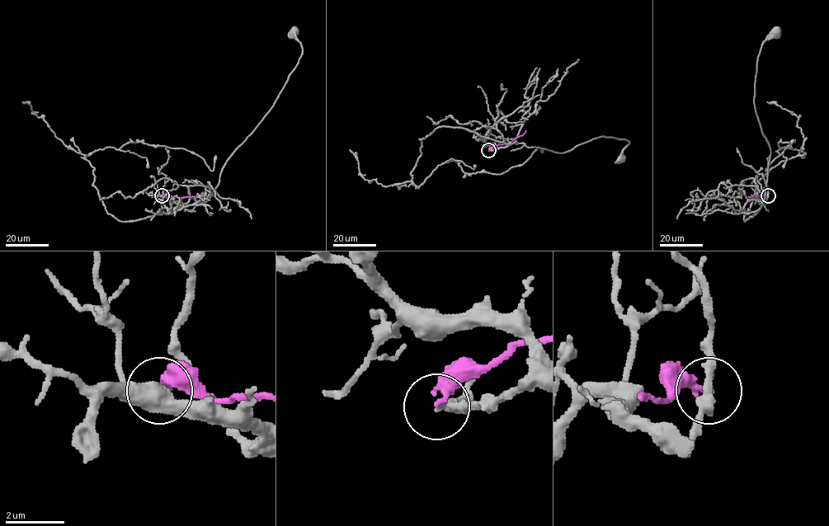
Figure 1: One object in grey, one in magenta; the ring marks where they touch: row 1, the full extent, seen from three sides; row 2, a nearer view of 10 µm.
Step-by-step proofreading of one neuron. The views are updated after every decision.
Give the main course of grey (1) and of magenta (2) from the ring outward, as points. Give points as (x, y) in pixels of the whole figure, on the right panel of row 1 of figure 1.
1: (768, 195), (762, 204), (770, 147), (754, 95), (761, 44), (778, 32)
2: (768, 195), (761, 198), (748, 196)

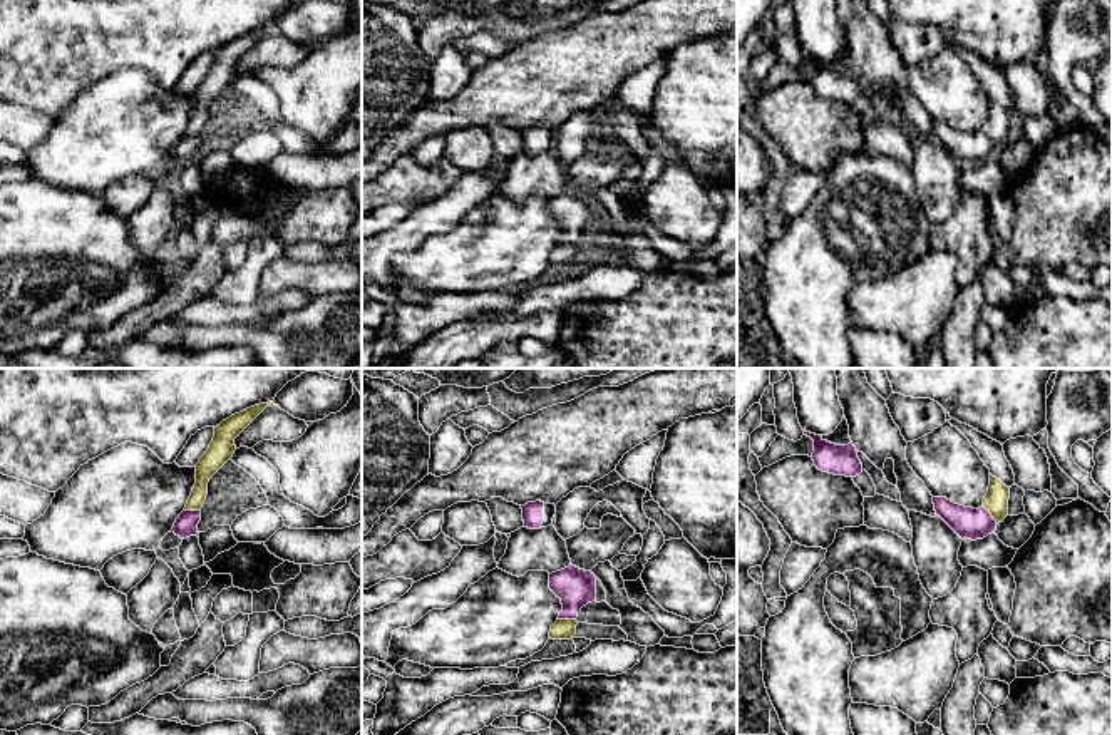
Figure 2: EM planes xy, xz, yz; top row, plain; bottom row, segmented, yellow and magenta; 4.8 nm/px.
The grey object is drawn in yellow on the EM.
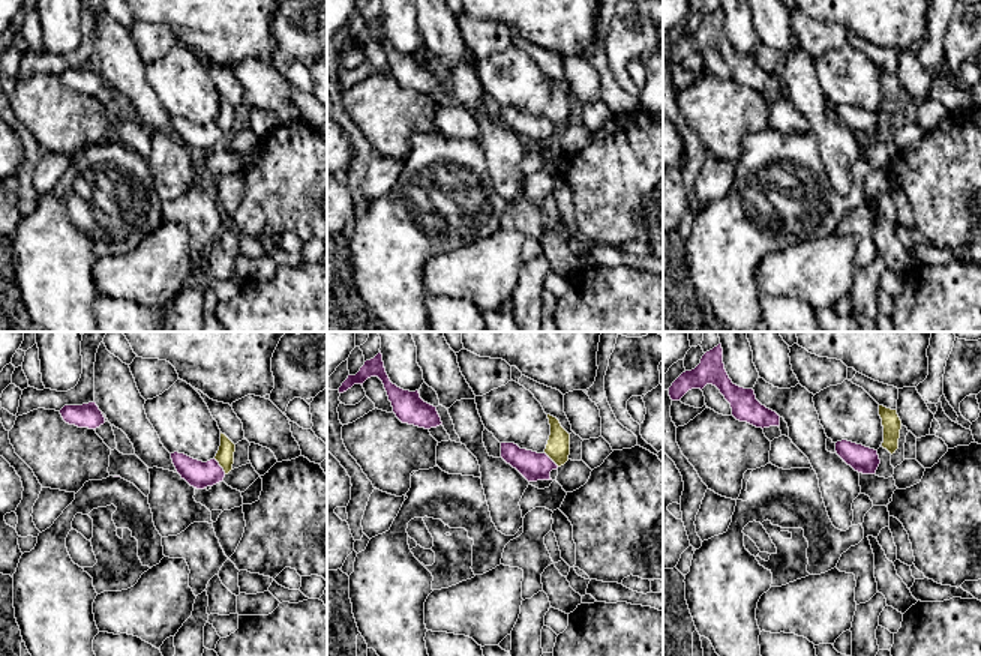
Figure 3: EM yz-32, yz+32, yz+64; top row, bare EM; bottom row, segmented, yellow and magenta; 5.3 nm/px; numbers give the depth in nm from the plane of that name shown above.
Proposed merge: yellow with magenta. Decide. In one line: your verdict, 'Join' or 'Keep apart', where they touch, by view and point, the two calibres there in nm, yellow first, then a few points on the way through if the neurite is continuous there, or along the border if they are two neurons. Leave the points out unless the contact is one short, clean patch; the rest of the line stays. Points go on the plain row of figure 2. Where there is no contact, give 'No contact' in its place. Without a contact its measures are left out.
Keep apart. Touches yellow at xz (566, 245). Thickness 100 nm (yellow) against 180 nm. Boundary: xz (558, 243), (575, 245)

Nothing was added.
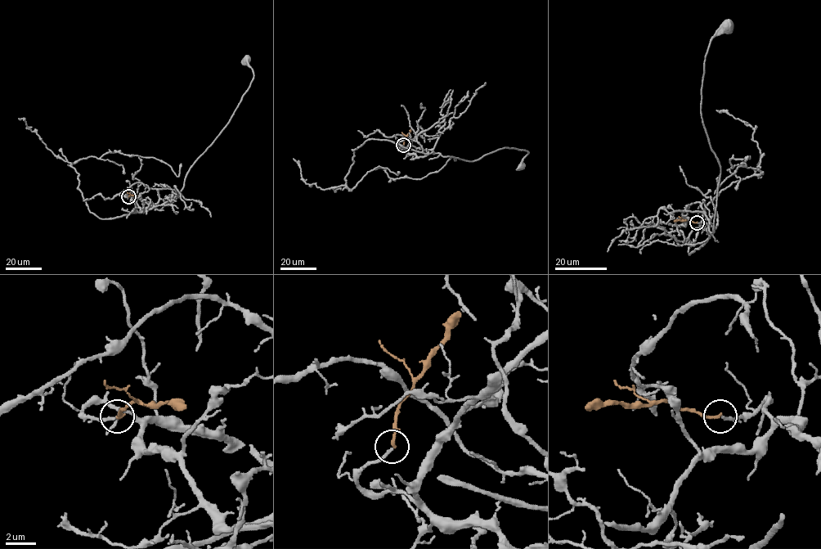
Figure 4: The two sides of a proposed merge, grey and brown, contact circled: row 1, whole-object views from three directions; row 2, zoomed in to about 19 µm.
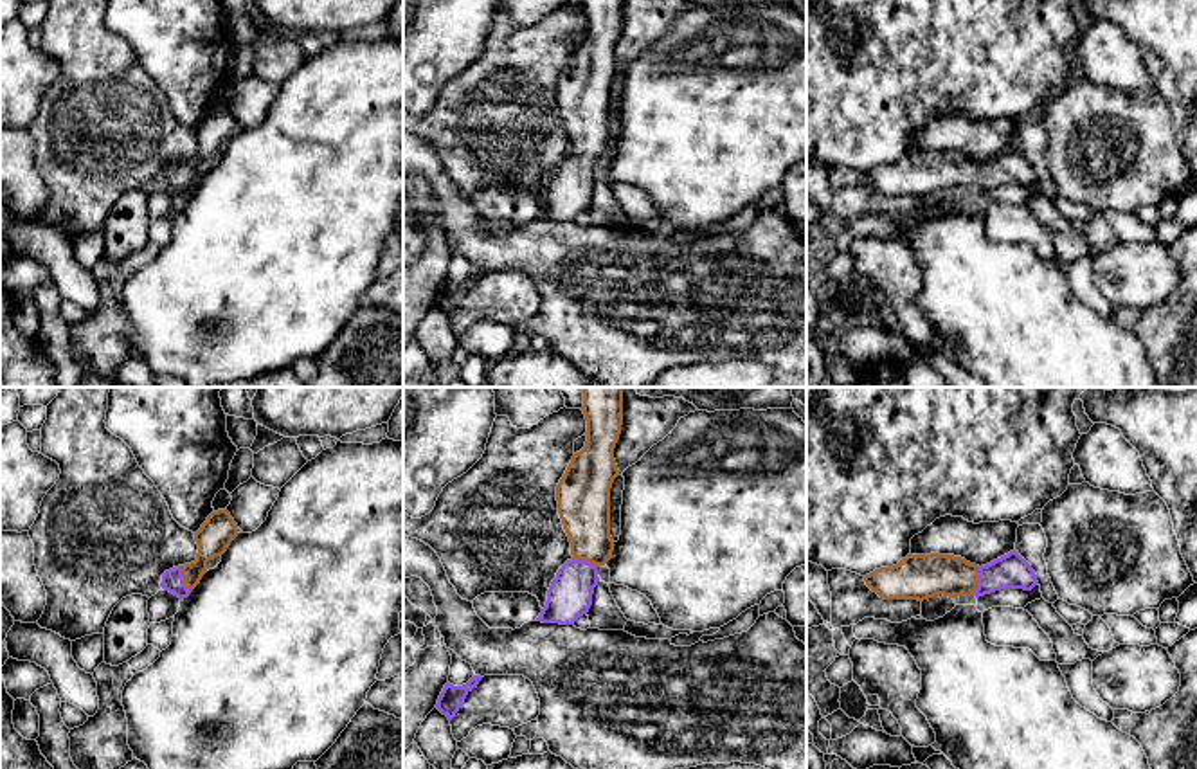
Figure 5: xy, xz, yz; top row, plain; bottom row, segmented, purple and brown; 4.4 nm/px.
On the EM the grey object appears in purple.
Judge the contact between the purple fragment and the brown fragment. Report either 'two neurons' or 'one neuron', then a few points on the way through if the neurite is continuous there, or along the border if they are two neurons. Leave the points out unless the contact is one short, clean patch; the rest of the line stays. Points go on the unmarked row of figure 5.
one neuron; way yz (1012, 168), (978, 179), (958, 173), (922, 173)

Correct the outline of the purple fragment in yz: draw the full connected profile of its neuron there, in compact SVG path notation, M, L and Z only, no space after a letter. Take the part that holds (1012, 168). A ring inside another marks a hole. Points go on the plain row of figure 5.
M1015 146L981 164L954 151L907 151L893 164L866 171L864 178L884 196L918 198L938 191L979 195L1001 185L1031 187L1039 180L1031 162Z

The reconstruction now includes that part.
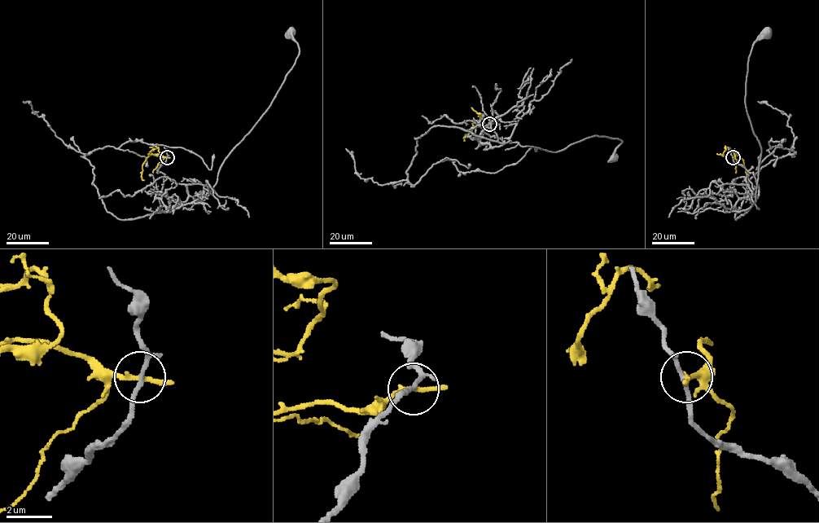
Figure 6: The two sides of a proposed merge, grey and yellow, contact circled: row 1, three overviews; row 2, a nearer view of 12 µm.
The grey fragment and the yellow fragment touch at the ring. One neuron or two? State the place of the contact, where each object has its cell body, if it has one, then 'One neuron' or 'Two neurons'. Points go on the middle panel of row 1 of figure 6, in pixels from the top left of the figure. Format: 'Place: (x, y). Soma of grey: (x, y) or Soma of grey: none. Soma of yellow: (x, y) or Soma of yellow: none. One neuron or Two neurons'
Place: (489, 124). Soma of grey: (614, 158). Soma of yellow: none. Two neurons

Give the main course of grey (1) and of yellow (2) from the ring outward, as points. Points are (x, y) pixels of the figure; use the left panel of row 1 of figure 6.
1: (167, 157), (158, 172), (164, 174), (161, 191), (181, 203), (189, 196), (203, 200), (295, 63), (291, 32)
2: (167, 157), (150, 152), (157, 147), (159, 154), (148, 154)

